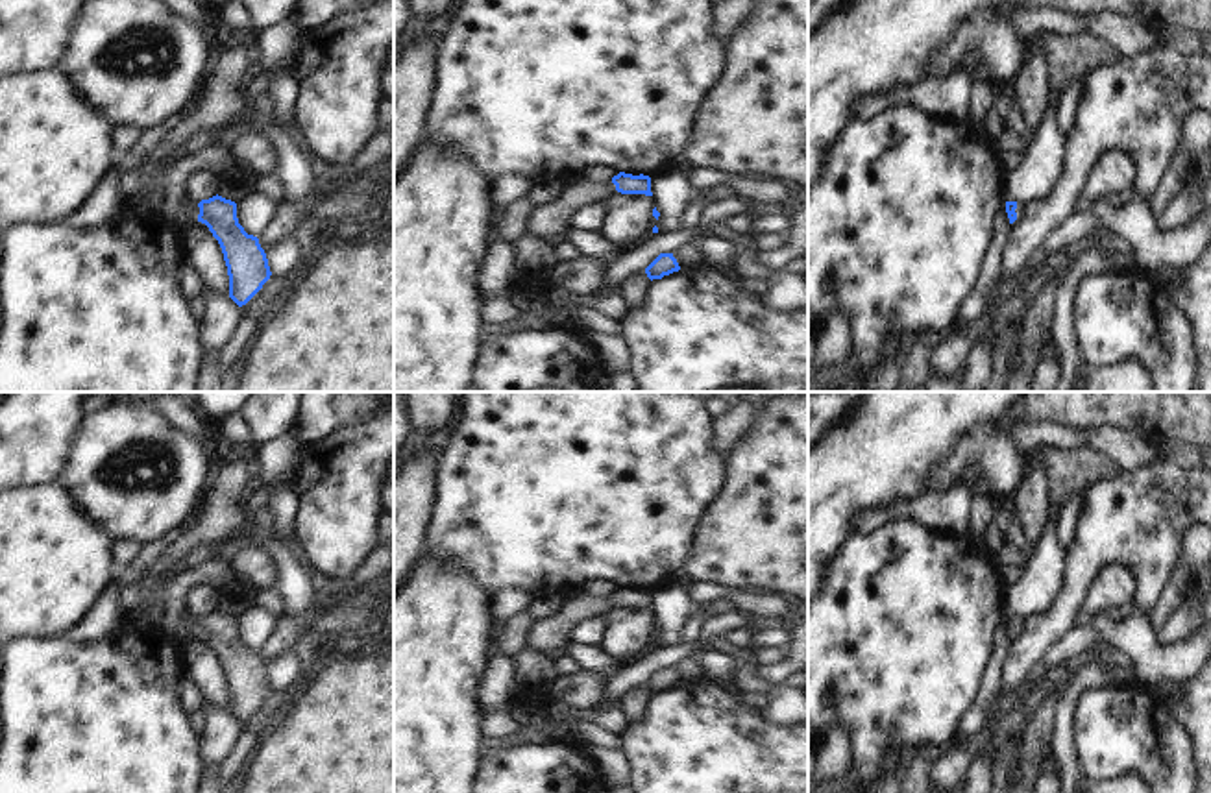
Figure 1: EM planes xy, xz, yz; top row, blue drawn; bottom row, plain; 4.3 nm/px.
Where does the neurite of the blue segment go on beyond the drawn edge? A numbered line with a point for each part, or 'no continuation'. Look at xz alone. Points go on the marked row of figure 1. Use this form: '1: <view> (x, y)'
1: xz (542, 220)

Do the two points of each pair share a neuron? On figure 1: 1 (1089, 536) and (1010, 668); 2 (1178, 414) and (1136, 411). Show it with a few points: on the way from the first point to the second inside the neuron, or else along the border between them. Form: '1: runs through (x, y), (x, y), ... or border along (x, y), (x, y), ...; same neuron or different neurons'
1: runs through (1080, 570), (1064, 609), (1038, 634); same neuron
2: runs through (1167, 411), (1147, 411); same neuron

